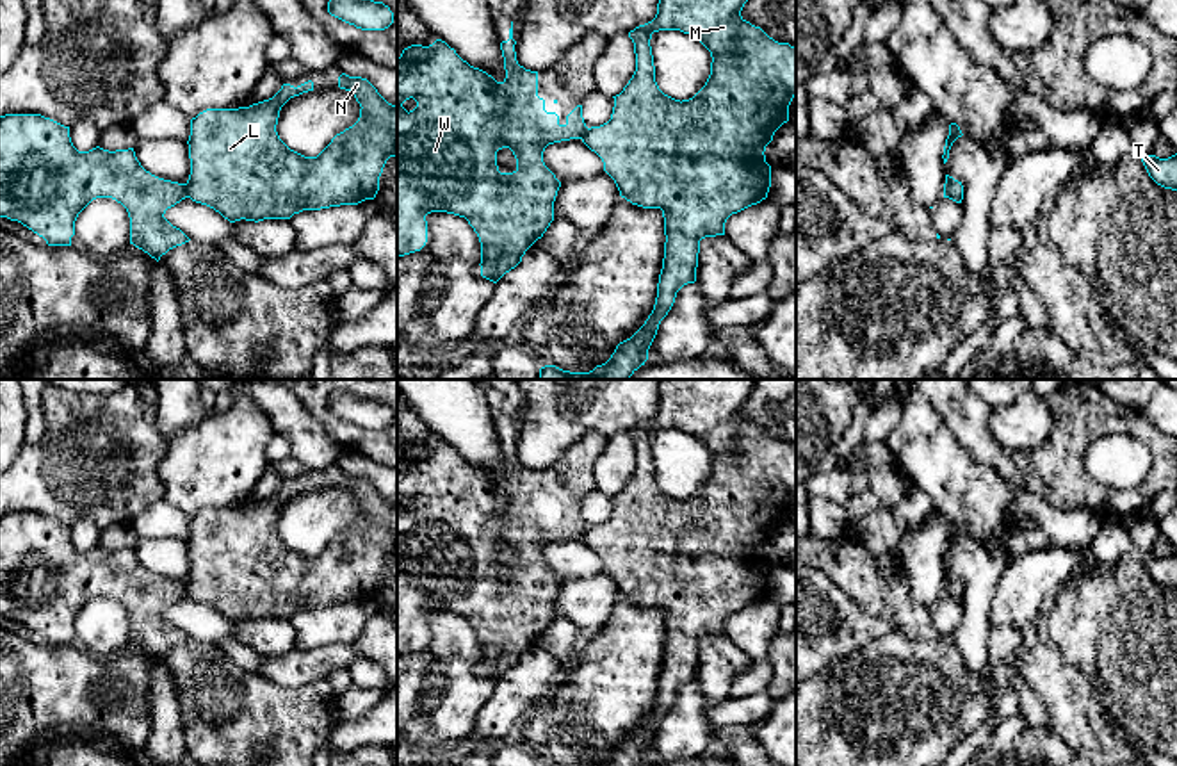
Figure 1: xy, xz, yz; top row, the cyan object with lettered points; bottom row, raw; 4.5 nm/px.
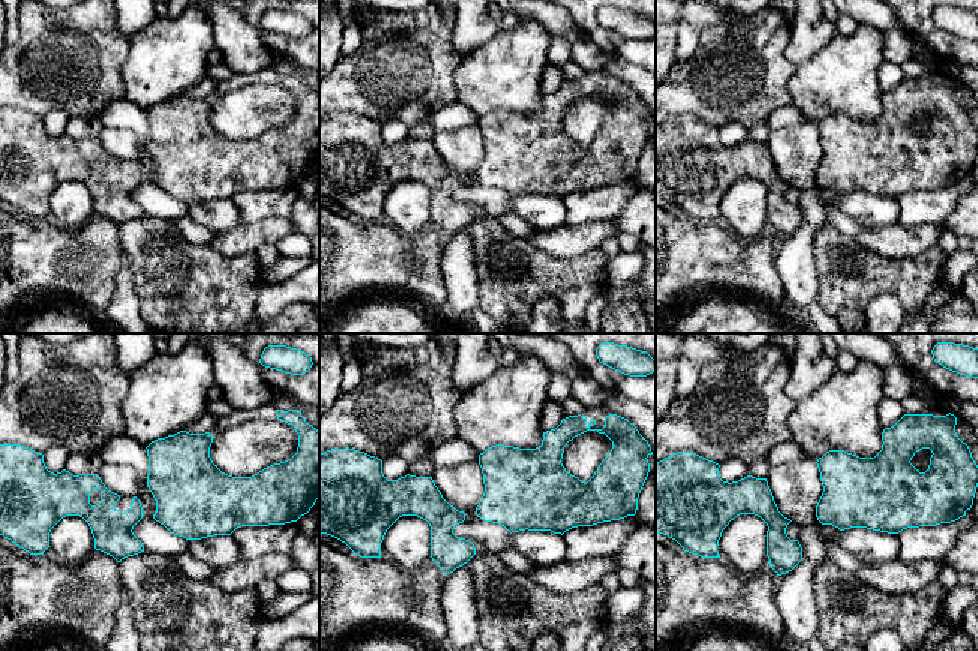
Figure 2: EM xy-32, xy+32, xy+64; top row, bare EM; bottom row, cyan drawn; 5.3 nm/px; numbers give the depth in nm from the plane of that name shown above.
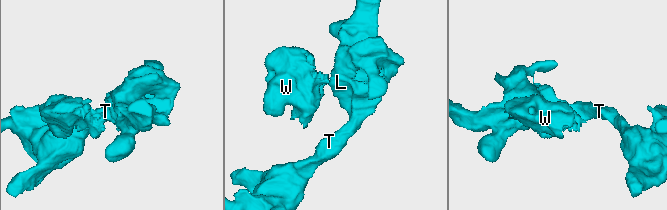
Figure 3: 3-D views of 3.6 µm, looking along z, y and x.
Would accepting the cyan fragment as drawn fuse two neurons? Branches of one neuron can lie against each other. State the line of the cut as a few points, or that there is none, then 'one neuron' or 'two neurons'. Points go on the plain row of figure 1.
xy (187, 583), (186, 595) | two neurons

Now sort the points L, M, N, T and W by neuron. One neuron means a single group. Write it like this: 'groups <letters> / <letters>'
groups L M N T / W

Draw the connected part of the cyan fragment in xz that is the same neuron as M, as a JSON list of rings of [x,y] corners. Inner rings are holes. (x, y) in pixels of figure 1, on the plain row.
[[[659,379],[657,413],[629,431],[636,470],[614,497],[611,518],[591,526],[582,542],[595,550],[620,595],[643,607],[661,607],[664,616],[664,657],[657,697],[645,723],[620,741],[611,757],[597,766],[641,766],[661,720],[677,691],[696,680],[700,640],[725,634],[725,622],[767,597],[771,565],[766,545],[789,520],[796,495],[796,445],[778,442],[741,415],[755,379]],[[659,429],[680,429],[698,438],[712,456],[705,485],[689,499],[664,493],[655,481],[650,438]]]

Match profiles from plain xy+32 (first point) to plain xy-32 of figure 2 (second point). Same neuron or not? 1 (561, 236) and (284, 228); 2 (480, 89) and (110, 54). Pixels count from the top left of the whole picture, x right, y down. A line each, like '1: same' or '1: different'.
1: same
2: different

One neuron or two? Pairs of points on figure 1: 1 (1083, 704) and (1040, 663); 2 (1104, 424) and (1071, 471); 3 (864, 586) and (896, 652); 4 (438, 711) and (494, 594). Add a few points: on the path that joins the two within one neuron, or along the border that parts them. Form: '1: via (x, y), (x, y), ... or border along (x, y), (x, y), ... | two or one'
1: via (1072, 695), (1051, 674) | one
2: via (1090, 430), (1071, 449), (1071, 456) | one
3: border along (900, 631), (921, 640), (937, 638) | two
4: border along (440, 610), (462, 615), (472, 627), (479, 663) | two

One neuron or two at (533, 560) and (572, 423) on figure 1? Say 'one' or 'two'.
two

